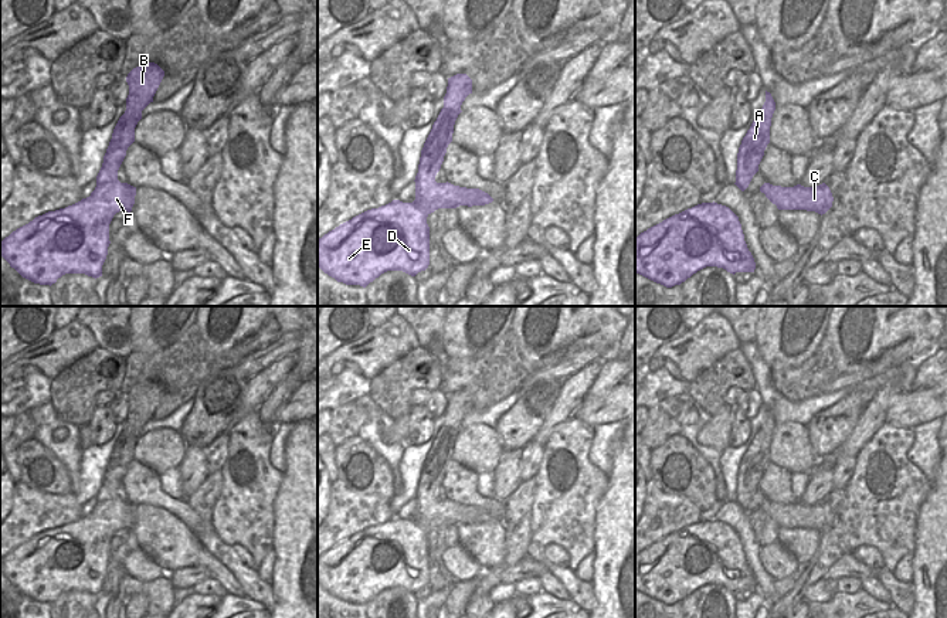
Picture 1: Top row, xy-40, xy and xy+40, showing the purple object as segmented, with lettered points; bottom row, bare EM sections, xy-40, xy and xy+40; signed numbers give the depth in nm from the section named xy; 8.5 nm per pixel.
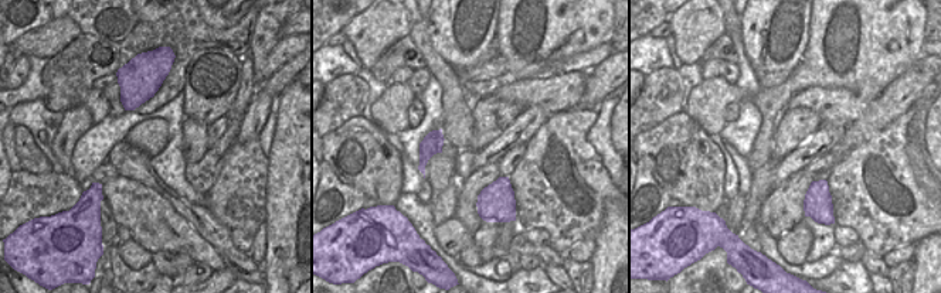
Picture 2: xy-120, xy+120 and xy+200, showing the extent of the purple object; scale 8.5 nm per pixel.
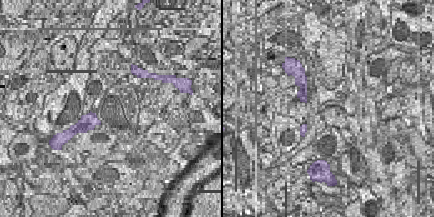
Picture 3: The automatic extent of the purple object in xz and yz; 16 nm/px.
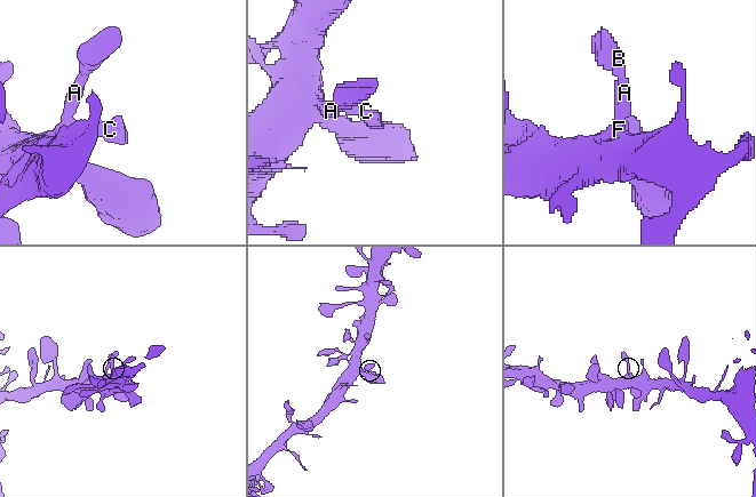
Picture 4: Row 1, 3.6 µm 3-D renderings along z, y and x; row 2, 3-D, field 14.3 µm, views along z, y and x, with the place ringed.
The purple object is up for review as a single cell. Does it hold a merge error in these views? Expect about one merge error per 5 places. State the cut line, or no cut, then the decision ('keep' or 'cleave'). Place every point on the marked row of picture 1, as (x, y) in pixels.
no cut; keep

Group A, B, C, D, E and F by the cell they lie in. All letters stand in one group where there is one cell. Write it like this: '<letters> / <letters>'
A B C D E F

